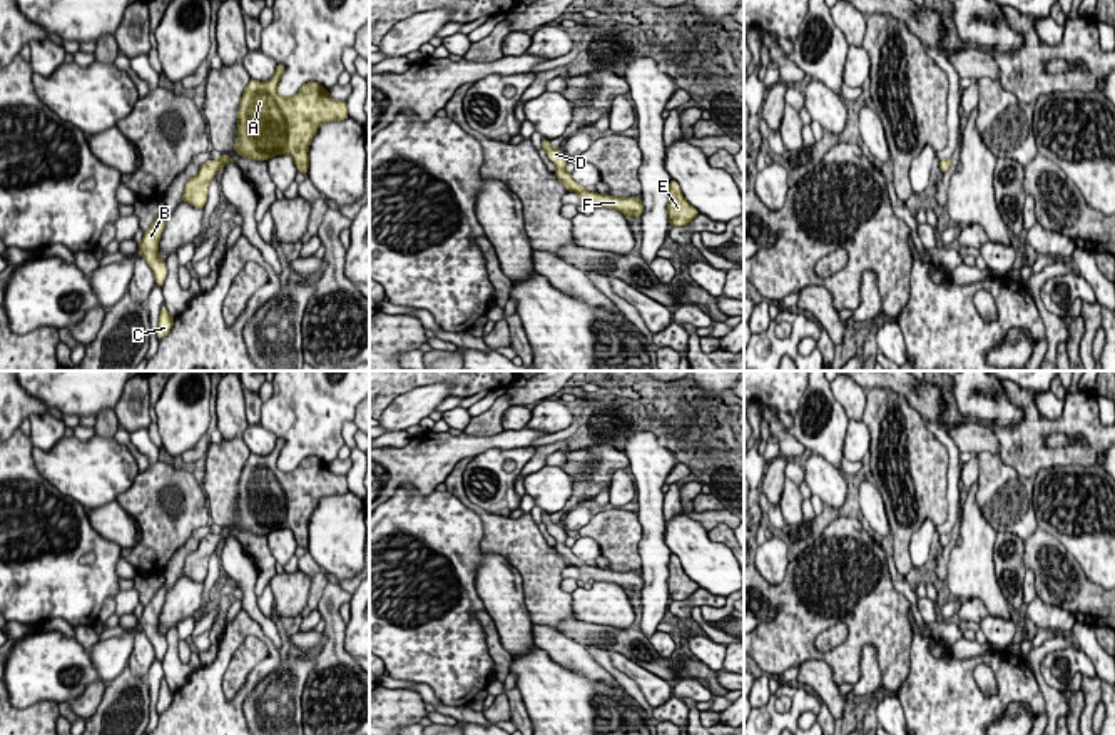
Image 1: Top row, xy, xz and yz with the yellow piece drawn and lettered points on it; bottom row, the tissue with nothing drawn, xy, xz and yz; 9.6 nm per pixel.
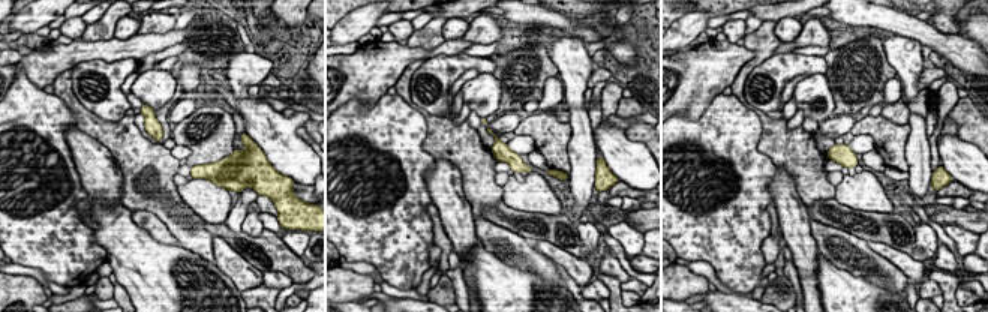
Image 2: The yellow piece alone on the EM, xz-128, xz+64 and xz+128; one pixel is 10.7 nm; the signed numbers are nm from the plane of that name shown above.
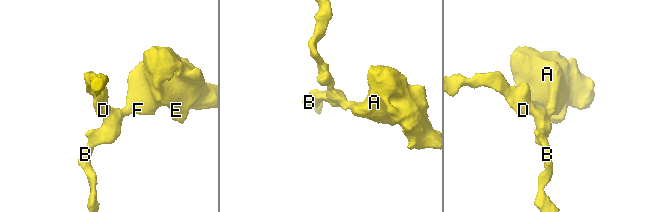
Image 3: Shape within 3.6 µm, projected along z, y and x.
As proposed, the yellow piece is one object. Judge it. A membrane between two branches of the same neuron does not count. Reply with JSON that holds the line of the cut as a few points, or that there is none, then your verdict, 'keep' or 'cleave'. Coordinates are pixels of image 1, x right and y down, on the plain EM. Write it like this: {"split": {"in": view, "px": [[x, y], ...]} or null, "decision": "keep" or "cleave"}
{"split": null, "decision": "keep"}

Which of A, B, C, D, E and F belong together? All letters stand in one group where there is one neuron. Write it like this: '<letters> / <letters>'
A B C D E F

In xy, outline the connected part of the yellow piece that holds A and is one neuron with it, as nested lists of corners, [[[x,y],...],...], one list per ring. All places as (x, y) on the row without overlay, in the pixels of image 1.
[[[277,438],[267,456],[251,453],[244,463],[234,525],[264,536],[288,528],[298,546],[308,550],[308,525],[314,508],[324,496],[348,493],[348,478],[331,473],[318,456],[304,458],[294,471],[281,471],[277,458],[284,444],[286,439]]]

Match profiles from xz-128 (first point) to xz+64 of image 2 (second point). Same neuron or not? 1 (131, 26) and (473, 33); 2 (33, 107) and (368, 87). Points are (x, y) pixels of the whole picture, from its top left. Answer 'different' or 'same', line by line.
1: different
2: different

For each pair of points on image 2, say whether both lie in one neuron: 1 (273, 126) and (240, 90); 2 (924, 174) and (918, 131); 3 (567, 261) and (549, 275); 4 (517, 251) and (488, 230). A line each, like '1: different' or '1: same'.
1: different
2: same
3: different
4: same

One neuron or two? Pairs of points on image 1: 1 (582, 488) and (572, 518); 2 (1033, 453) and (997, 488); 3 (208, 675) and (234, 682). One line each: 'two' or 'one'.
1: two
2: two
3: two

